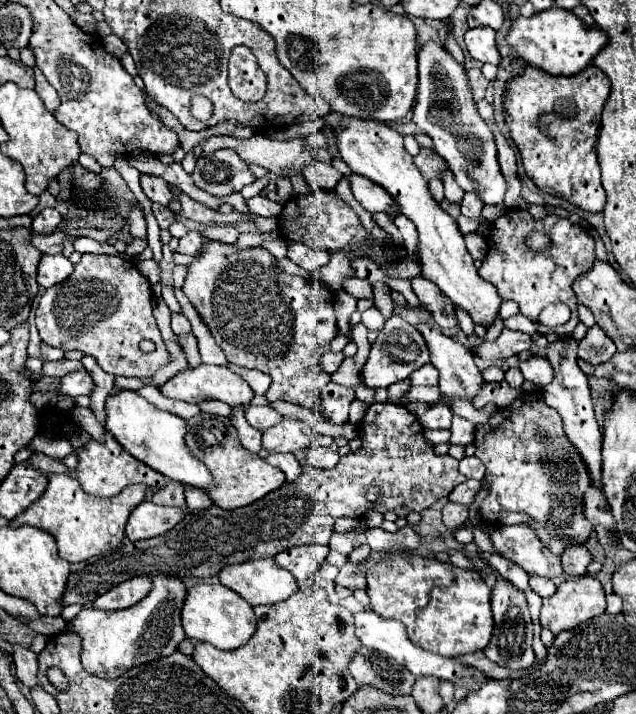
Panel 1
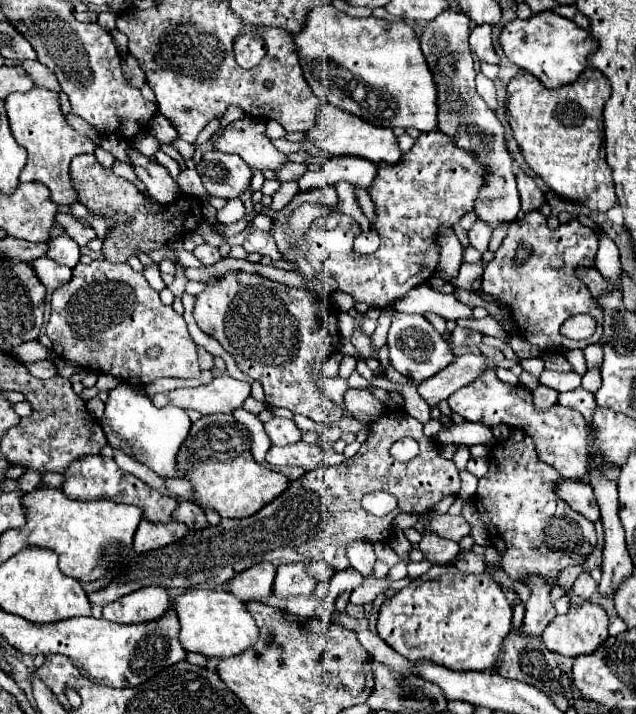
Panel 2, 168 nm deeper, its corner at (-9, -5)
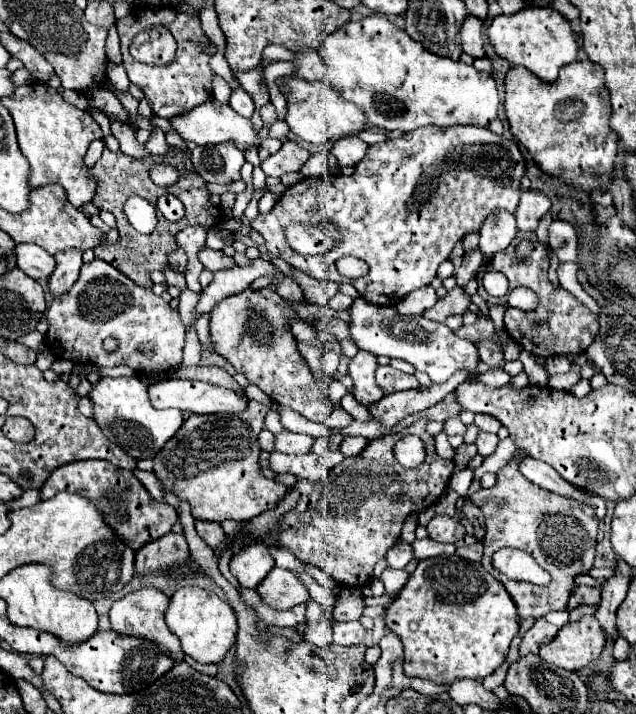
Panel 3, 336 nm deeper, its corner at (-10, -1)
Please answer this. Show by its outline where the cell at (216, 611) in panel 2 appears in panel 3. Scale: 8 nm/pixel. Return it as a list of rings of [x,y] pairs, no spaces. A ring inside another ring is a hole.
[[[195,586],[179,588],[171,596],[169,608],[165,612],[165,622],[169,630],[181,640],[183,652],[201,664],[221,662],[237,636],[237,616],[233,608],[217,594]]]

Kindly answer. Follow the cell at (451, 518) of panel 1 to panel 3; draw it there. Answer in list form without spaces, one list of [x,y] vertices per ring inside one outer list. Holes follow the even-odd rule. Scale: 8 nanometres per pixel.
[[[435,516],[429,526],[427,526],[429,538],[435,542],[443,542],[443,544],[455,544],[457,540],[461,540],[465,536],[465,528],[461,526],[461,522],[449,518],[449,516]]]

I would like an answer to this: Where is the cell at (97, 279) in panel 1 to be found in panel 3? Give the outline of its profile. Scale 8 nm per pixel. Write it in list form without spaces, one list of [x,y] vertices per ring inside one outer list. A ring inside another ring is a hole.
[[[95,258],[91,264],[83,264],[79,280],[73,284],[73,288],[63,298],[53,300],[49,306],[47,320],[51,324],[47,332],[49,350],[57,358],[71,360],[75,366],[125,364],[137,374],[151,374],[177,368],[183,360],[185,328],[181,324],[179,312],[171,310],[171,306],[161,296],[155,296],[149,288],[137,286],[117,268],[99,258]],[[107,336],[119,340],[117,352],[107,352],[103,348],[103,340]],[[147,342],[153,342],[155,350],[149,354],[139,352],[139,346]]]

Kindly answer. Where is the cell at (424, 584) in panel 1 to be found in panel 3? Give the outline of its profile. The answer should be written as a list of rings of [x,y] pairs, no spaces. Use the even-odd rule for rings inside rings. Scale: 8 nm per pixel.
[[[453,554],[419,560],[407,586],[389,604],[385,612],[385,624],[401,638],[405,646],[403,668],[407,676],[451,686],[461,678],[483,680],[485,676],[493,674],[503,664],[509,652],[509,644],[519,632],[521,618],[515,610],[515,602],[511,602],[511,596],[507,590],[503,590],[503,584],[495,576],[485,572],[479,562],[469,562]]]

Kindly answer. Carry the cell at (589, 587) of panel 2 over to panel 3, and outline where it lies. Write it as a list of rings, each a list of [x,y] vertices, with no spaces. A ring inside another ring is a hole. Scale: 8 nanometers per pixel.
[[[577,586],[569,598],[567,610],[579,608],[579,606],[597,606],[601,602],[601,592],[597,588],[589,586]]]

